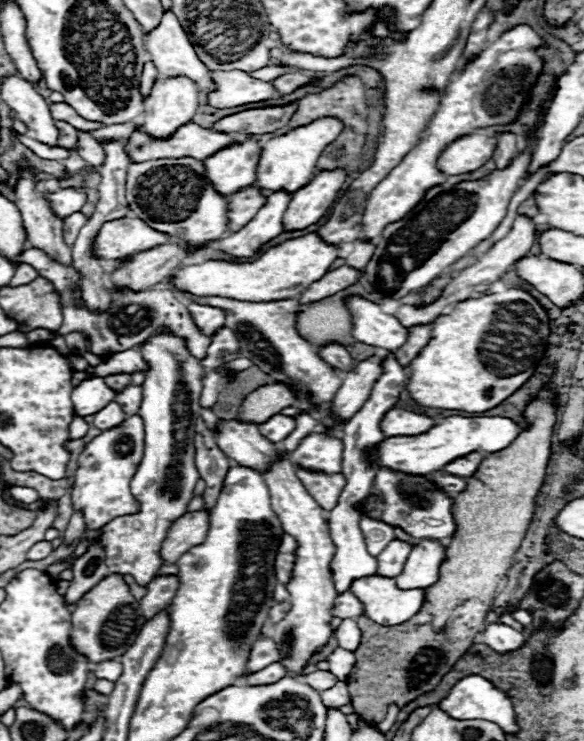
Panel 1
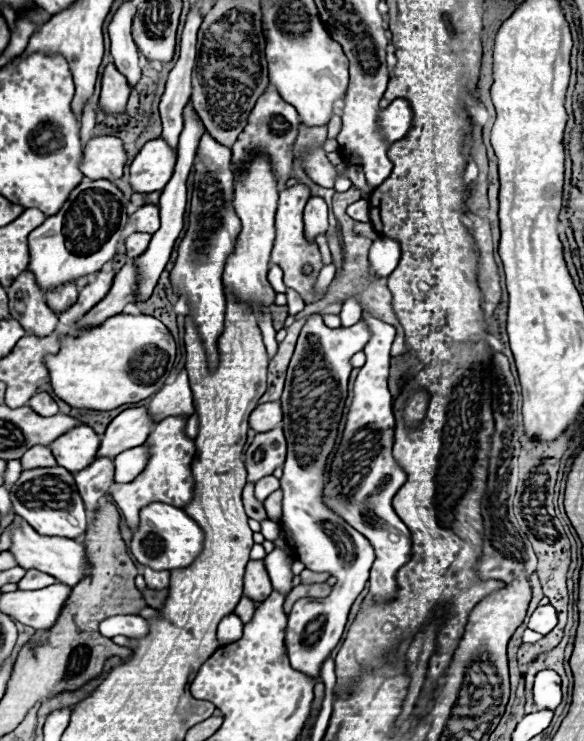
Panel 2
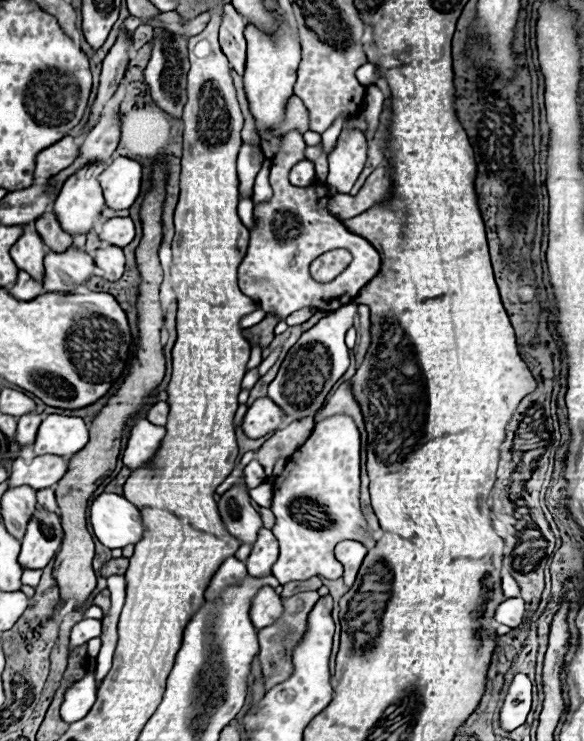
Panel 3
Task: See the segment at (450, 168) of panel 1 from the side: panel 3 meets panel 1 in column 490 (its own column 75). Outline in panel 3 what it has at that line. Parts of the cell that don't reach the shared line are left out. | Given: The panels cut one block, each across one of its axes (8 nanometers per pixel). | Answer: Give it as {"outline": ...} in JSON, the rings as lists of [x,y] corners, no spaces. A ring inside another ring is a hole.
{"outline":[[[64,136],[62,140],[54,142],[52,146],[44,148],[36,156],[36,170],[34,170],[34,180],[36,182],[46,182],[48,178],[56,176],[64,168],[68,168],[80,154],[80,142],[72,136]]]}

